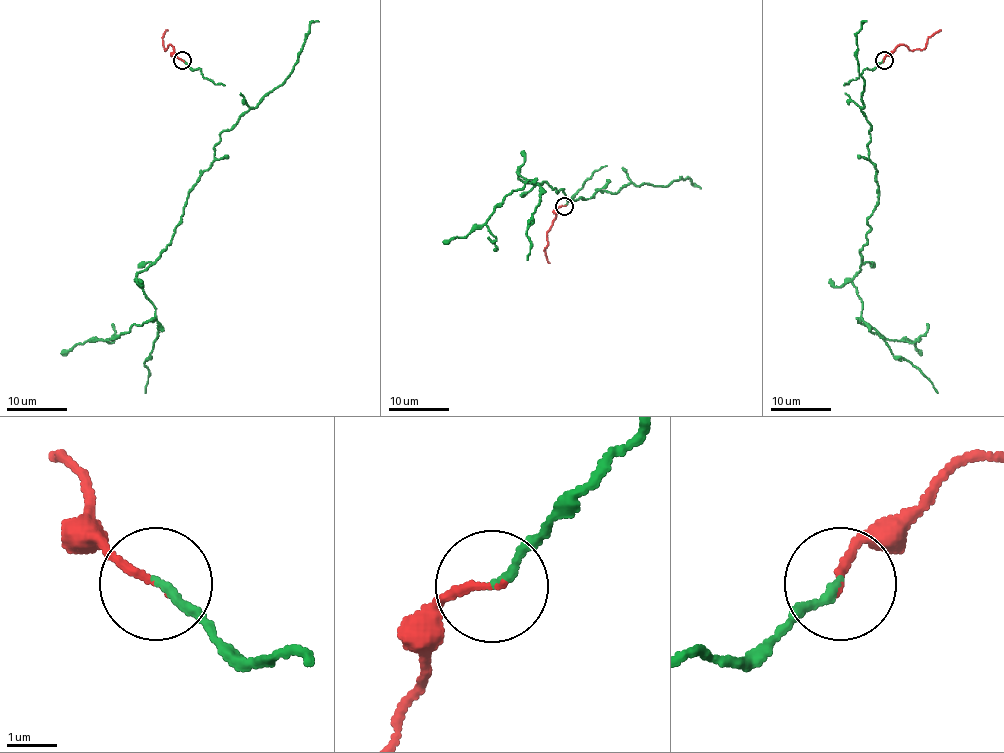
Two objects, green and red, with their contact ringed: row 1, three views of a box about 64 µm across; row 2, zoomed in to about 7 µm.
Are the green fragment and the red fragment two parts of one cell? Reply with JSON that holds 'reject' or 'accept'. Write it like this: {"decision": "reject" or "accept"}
{"decision": "accept"}

